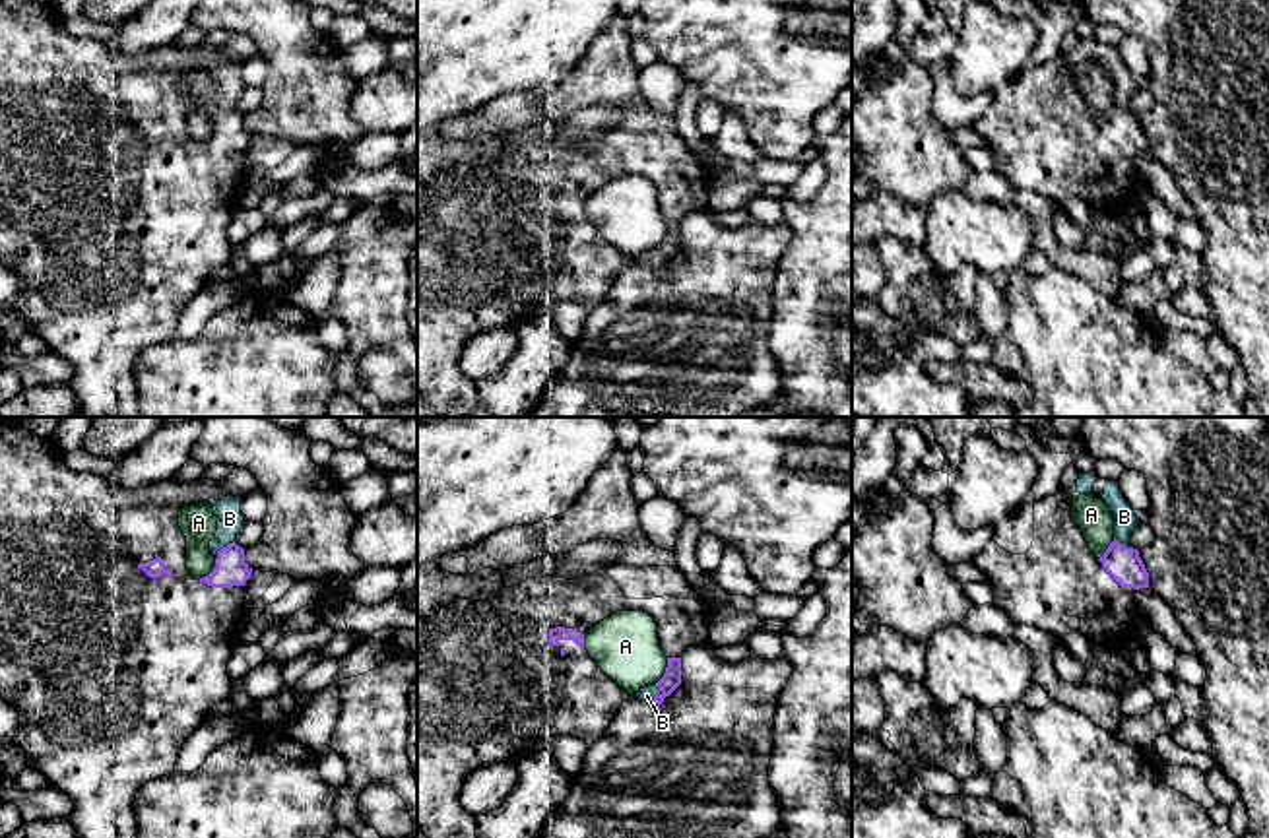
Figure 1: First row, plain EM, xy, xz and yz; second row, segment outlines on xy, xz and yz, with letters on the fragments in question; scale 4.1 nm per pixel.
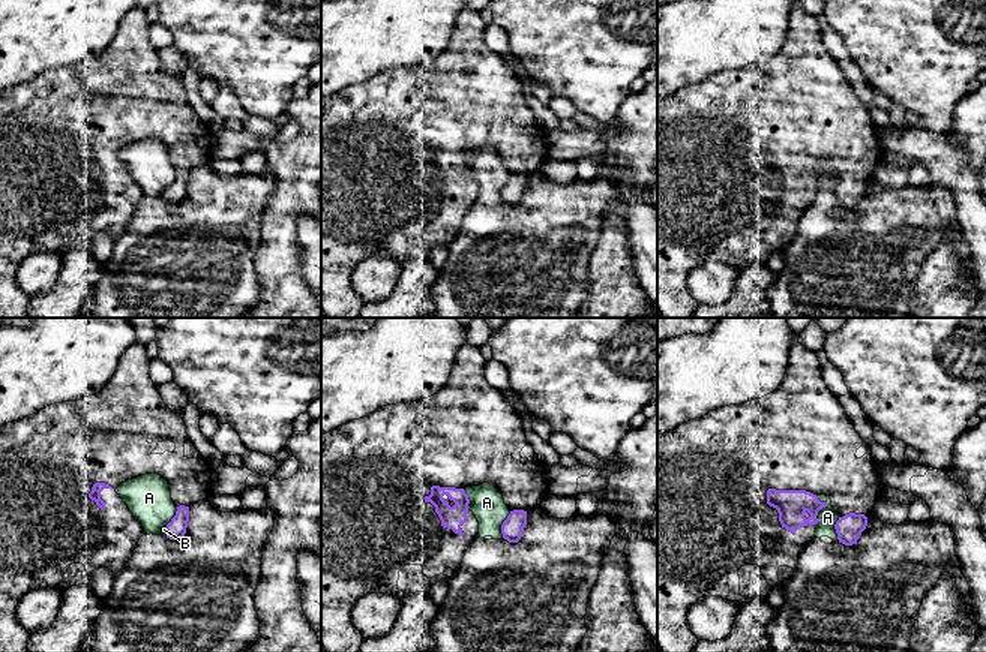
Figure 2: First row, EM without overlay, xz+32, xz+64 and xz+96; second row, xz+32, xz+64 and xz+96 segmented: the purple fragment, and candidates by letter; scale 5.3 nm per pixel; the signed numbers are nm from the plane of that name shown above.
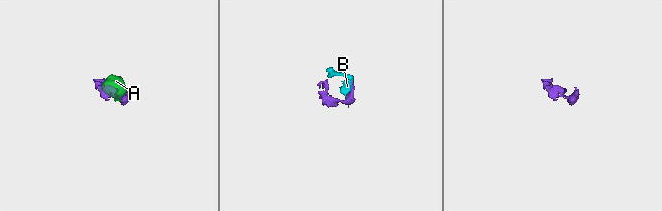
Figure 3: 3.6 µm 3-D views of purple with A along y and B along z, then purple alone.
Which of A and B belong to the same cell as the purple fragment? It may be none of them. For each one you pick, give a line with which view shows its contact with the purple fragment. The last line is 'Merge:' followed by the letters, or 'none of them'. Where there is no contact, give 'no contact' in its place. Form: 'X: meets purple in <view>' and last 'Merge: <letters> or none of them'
B: meets purple in xy
Merge: B

